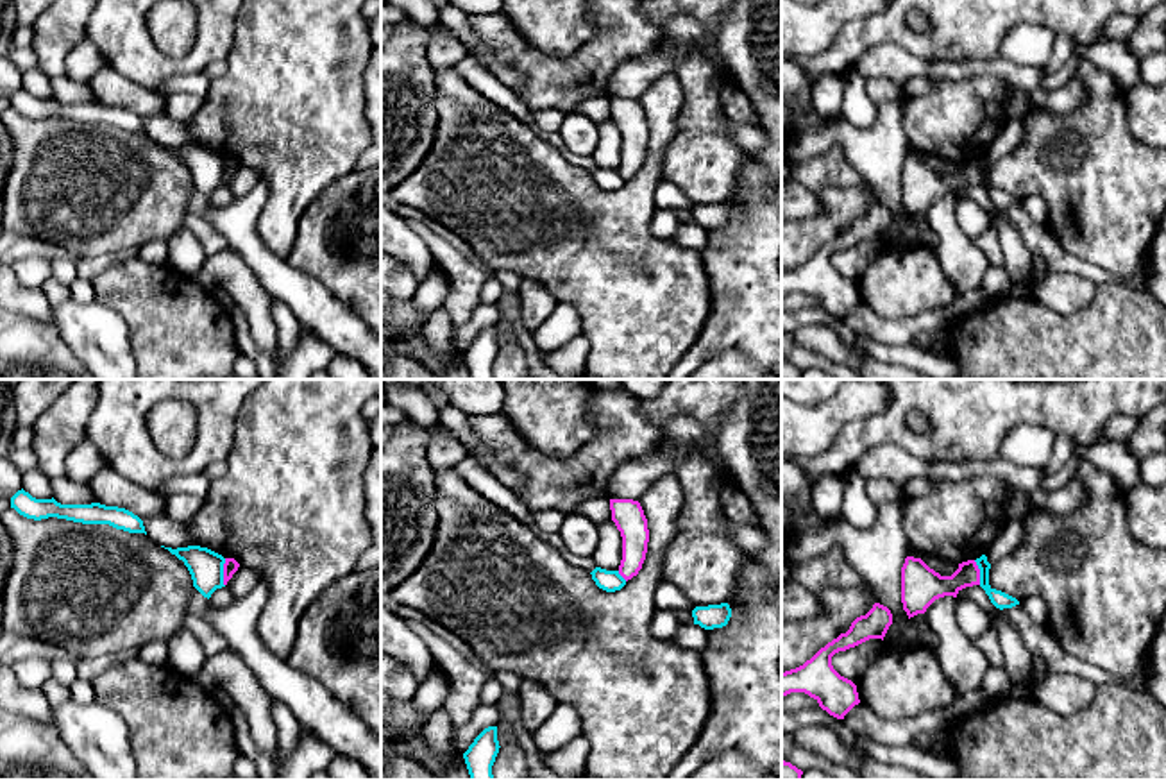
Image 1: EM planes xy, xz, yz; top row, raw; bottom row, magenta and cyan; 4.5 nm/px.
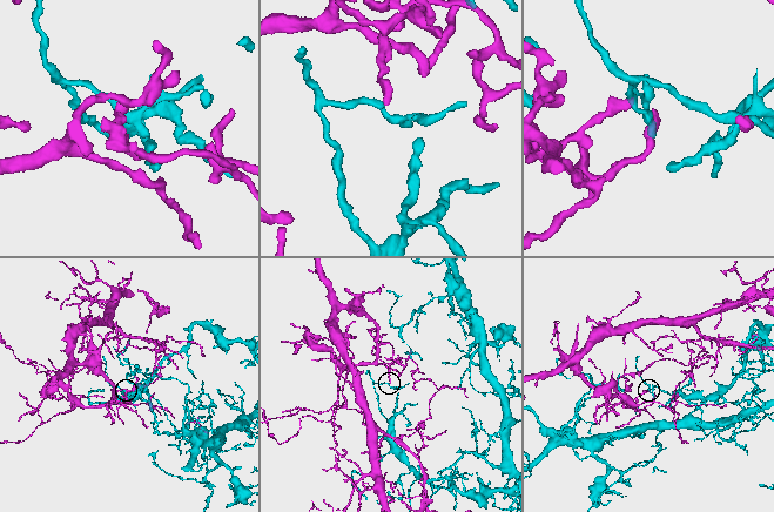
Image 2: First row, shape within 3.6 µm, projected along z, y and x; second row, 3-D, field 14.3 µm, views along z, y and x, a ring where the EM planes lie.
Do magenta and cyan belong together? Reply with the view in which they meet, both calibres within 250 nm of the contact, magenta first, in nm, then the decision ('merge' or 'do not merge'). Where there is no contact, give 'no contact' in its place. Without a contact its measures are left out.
xy | 70/160 nm | do not merge

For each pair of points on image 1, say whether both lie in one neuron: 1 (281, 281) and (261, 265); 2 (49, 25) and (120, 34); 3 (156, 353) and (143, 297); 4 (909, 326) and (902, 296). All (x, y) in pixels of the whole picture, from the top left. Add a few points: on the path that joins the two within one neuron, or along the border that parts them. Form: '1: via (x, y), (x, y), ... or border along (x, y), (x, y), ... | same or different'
1: via (276, 276), (267, 267) | same
2: border along (90, 18), (86, 36) | different
3: via (156, 339), (156, 312) | same
4: border along (868, 305), (887, 319), (907, 319), (948, 306) | different

